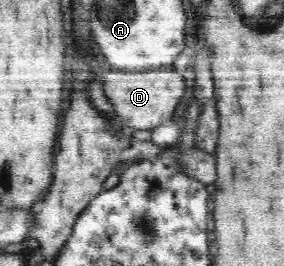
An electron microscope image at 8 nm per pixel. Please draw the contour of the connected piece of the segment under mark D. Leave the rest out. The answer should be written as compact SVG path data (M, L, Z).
M107 69L101 74L102 86L112 109L123 126L131 131L153 130L171 121L181 99L185 97L185 77L181 71L151 69L127 73L123 70Z

